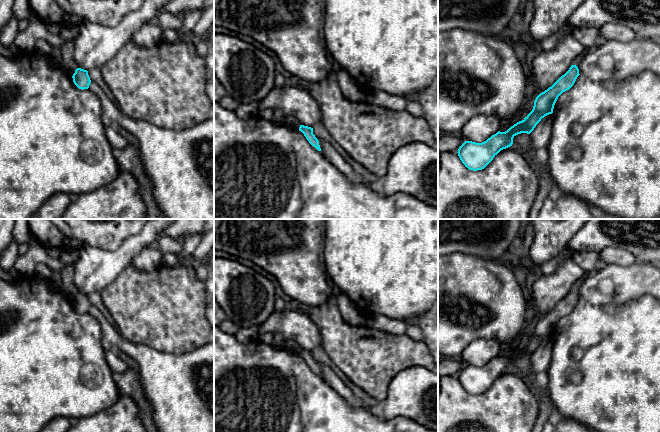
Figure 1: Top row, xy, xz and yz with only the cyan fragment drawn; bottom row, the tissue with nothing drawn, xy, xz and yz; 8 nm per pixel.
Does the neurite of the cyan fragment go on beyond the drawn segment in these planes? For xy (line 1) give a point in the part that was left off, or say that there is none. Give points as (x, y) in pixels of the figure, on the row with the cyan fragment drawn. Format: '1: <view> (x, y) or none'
1: none

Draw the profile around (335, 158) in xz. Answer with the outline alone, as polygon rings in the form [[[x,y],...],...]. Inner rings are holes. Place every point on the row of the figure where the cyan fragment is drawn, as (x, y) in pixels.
[[[318,139],[321,148],[327,153],[329,161],[343,173],[351,183],[362,183],[362,178],[353,170],[351,165],[334,149],[334,147]]]

